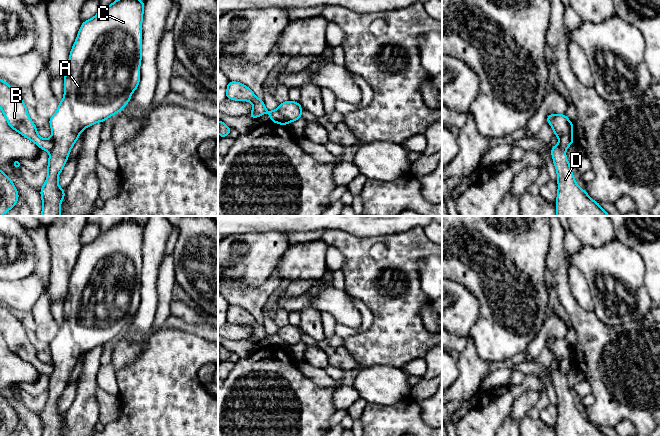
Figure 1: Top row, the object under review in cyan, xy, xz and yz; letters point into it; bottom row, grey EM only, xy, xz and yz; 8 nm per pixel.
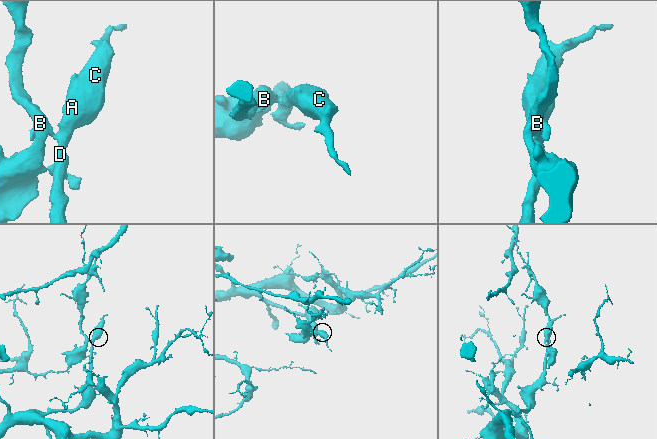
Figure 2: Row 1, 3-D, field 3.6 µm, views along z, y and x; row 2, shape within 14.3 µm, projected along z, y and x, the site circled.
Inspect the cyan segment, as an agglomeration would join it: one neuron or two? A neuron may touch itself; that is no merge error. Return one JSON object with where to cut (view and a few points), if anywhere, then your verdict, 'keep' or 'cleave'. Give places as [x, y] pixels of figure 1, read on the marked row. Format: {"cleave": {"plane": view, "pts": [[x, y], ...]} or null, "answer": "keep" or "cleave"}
{"cleave": {"plane": "xy", "pts": [[52, 135], [54, 146], [49, 151]]}, "answer": "cleave"}

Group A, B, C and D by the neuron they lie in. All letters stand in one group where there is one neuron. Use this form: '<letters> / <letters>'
A C D / B

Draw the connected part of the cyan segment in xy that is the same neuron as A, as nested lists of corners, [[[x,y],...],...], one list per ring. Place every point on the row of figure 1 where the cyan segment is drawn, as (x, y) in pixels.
[[[115,0],[111,5],[100,8],[92,19],[82,22],[69,55],[64,97],[49,119],[55,145],[49,155],[48,176],[40,191],[41,216],[61,216],[65,190],[60,188],[58,176],[80,133],[120,112],[139,85],[144,7],[145,3],[140,0]]]

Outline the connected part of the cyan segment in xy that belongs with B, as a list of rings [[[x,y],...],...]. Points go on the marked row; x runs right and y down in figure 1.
[[[0,79],[0,109],[8,125],[42,150],[50,152],[55,145],[53,136],[43,139],[38,135],[37,126],[29,117],[26,107],[22,99],[12,90],[11,85]]]

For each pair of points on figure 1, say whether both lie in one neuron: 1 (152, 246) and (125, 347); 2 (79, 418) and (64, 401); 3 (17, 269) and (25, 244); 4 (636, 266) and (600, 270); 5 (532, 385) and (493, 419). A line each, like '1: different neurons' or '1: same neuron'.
1: same neuron
2: different neurons
3: same neuron
4: same neuron
5: same neuron

